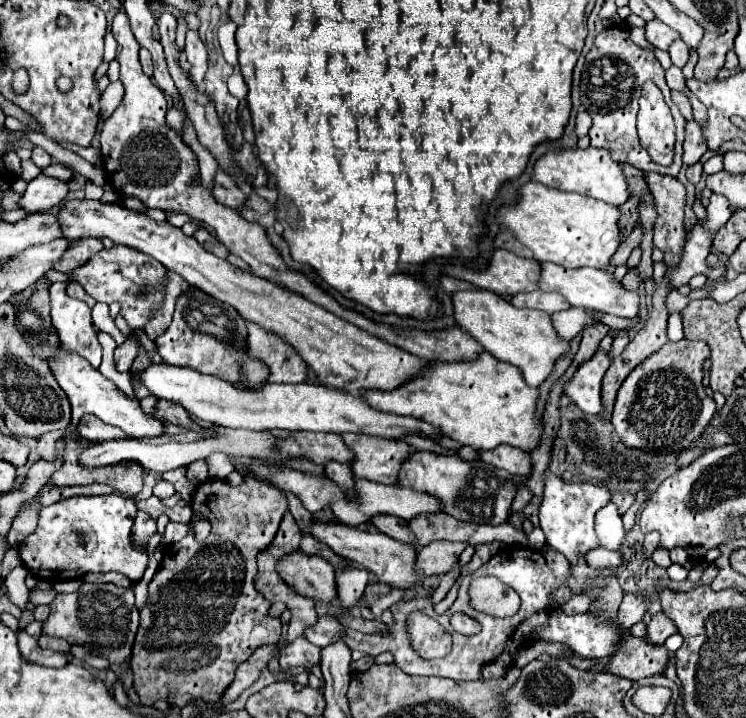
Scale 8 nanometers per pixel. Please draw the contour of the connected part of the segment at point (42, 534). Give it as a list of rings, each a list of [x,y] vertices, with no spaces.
[[[117,494],[61,500],[53,506],[41,508],[39,526],[21,542],[19,554],[23,564],[43,580],[69,580],[87,572],[121,572],[137,582],[147,568],[147,554],[131,548],[131,526],[135,514],[135,502]]]

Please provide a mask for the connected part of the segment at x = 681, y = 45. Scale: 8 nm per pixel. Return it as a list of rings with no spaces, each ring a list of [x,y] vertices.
[[[675,40],[669,48],[669,54],[671,54],[671,60],[677,68],[683,68],[689,60],[689,46],[683,42],[683,40]]]

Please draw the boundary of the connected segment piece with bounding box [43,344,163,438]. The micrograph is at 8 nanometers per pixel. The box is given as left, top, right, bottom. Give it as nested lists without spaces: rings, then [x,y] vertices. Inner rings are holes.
[[[57,344],[51,350],[53,350],[53,354],[49,358],[43,358],[43,360],[49,364],[57,384],[69,396],[69,402],[71,402],[71,408],[73,408],[73,424],[77,424],[81,416],[93,414],[93,416],[101,418],[105,424],[121,428],[131,438],[161,436],[163,434],[163,422],[161,420],[145,414],[141,410],[137,398],[127,398],[123,394],[123,390],[119,390],[111,380],[107,380],[99,370],[95,370],[85,358],[77,356],[75,352],[65,350],[61,344]]]

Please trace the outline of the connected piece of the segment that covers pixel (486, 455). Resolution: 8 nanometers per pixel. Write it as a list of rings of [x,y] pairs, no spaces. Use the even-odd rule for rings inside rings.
[[[501,444],[495,450],[481,450],[479,458],[495,468],[503,468],[511,474],[529,476],[531,474],[531,456],[509,444]]]

